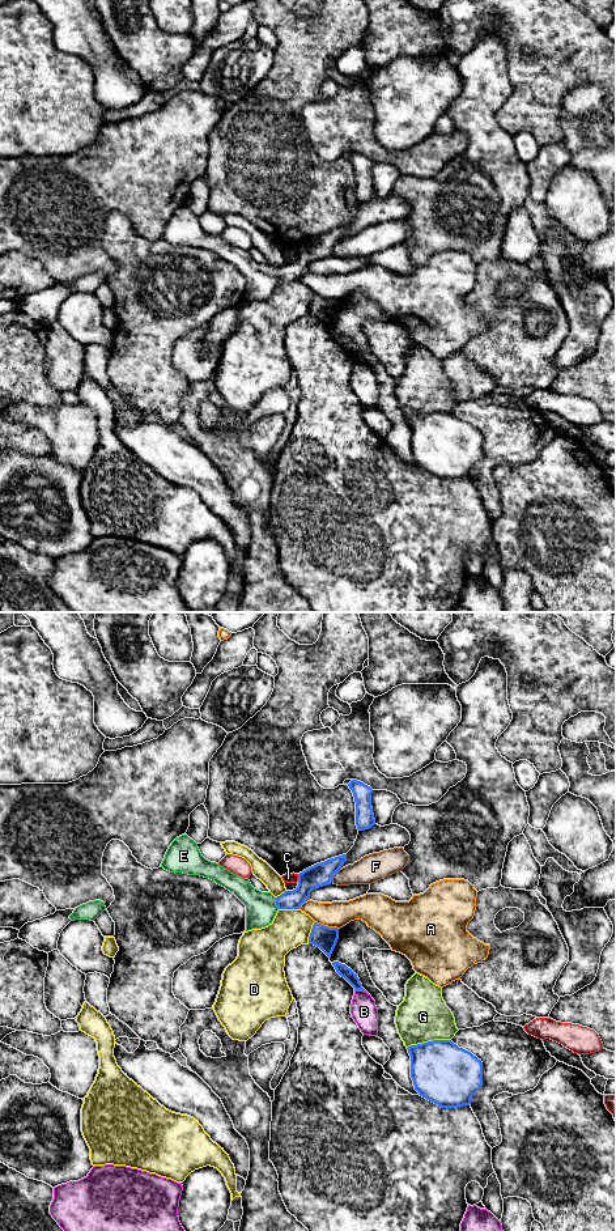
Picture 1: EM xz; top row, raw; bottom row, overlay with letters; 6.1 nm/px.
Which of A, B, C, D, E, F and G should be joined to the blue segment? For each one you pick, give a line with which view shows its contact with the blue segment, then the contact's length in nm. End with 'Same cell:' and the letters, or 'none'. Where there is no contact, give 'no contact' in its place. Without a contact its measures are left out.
E: contact in xz; length 80 nm
Same cell: E

